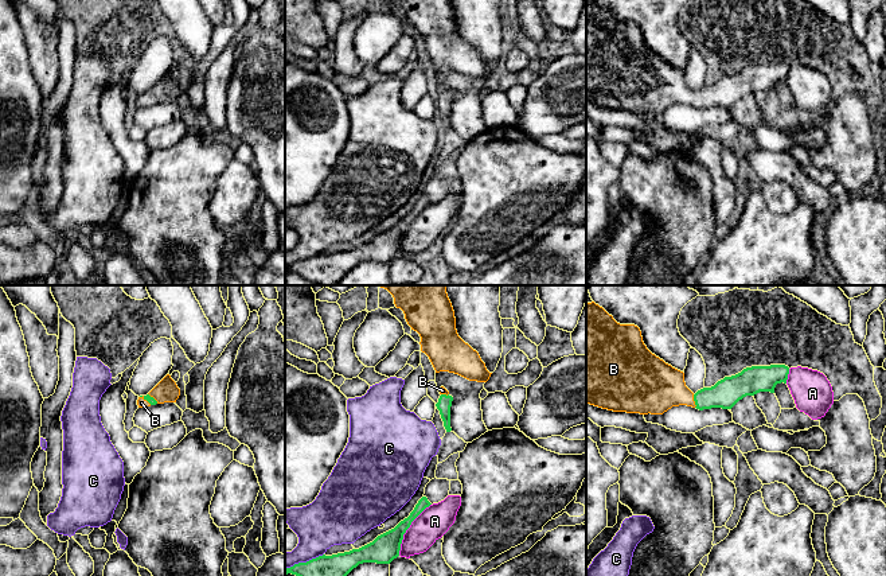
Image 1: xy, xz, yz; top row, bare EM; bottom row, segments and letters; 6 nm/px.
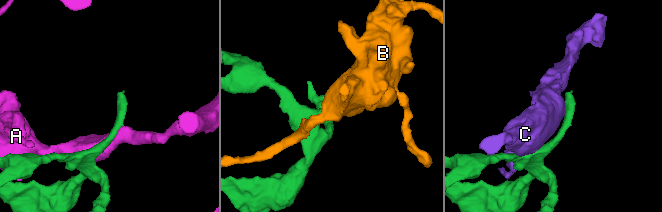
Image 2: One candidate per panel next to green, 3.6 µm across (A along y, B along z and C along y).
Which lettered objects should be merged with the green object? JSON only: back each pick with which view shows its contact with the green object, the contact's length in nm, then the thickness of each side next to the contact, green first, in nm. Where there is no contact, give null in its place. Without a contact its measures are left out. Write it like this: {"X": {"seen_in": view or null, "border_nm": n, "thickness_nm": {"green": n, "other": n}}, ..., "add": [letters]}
{"B": {"seen_in": "yz", "border_nm": 80, "thickness_nm": {"green": 170, "other": 320}}, "add": ["B"]}

